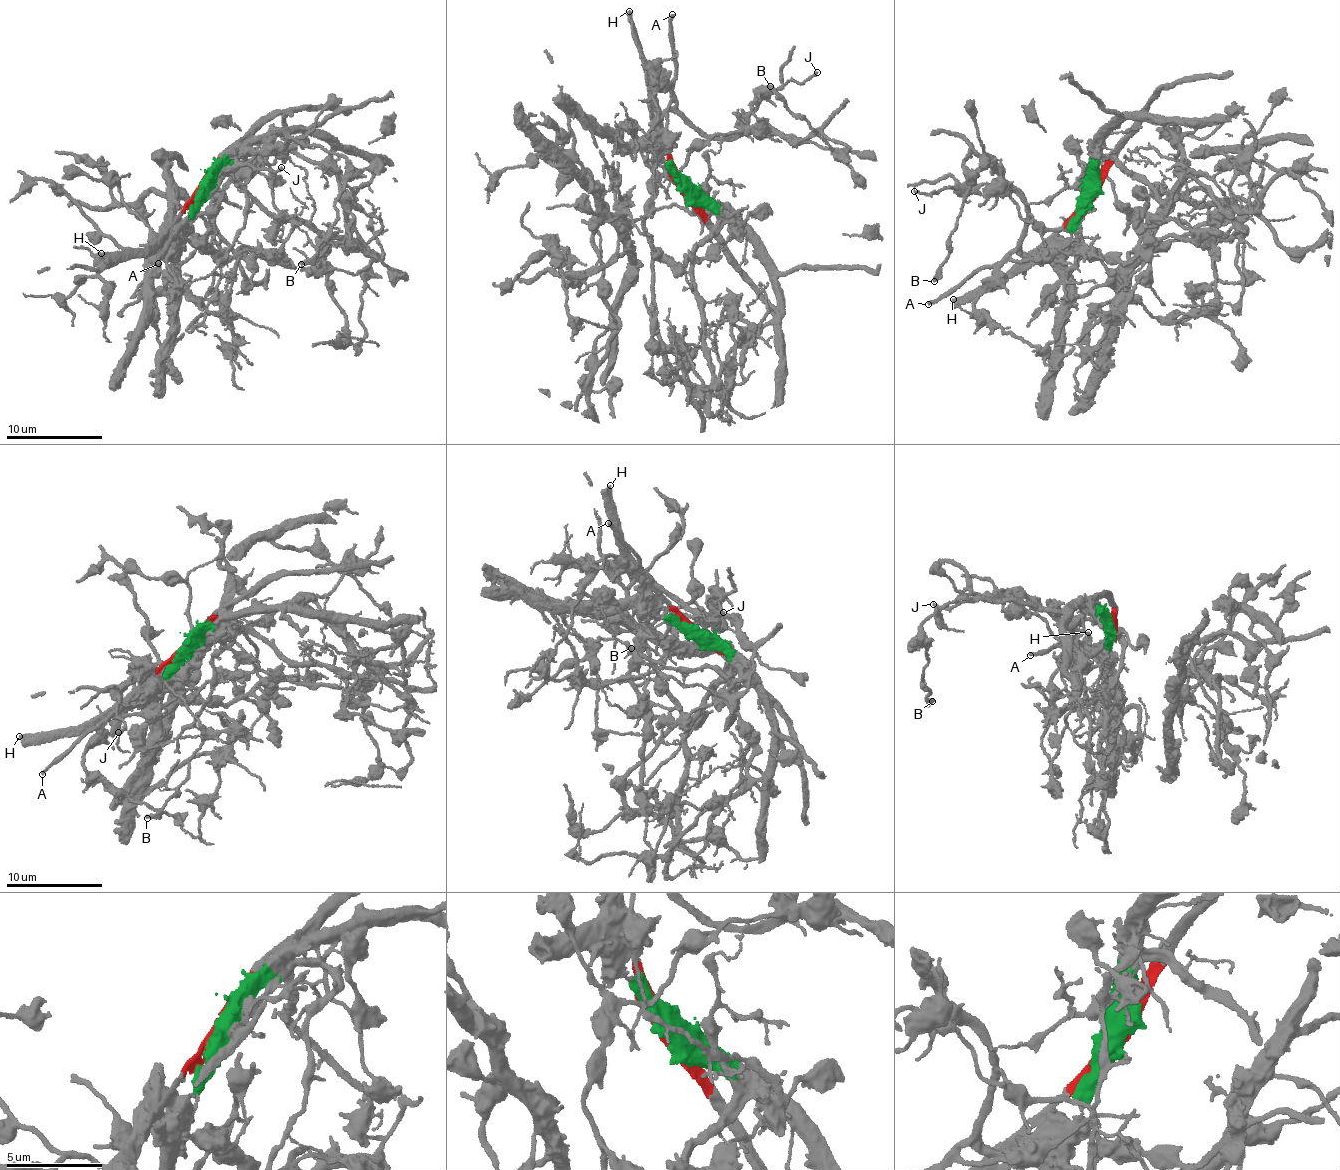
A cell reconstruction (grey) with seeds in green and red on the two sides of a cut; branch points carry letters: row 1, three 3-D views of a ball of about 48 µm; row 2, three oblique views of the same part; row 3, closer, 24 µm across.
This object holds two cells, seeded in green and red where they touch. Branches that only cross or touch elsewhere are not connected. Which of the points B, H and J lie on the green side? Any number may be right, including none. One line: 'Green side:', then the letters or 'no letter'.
Green side: B, J

